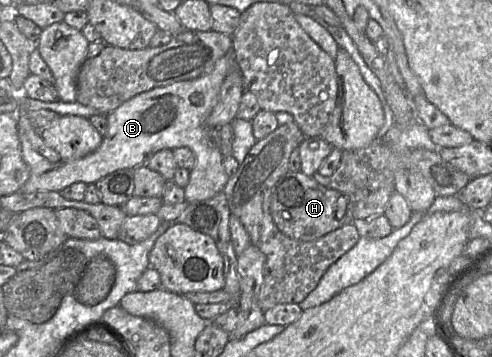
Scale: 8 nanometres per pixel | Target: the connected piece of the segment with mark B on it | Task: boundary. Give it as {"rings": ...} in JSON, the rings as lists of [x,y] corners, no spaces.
{"rings":[[[231,51],[217,60],[209,72],[198,78],[180,81],[165,87],[157,87],[127,100],[114,111],[107,114],[107,130],[102,138],[100,146],[92,153],[69,162],[59,161],[57,163],[52,163],[34,149],[34,136],[36,133],[40,133],[40,131],[35,128],[29,120],[27,112],[24,111],[20,93],[18,97],[17,128],[22,157],[29,167],[30,176],[18,192],[24,194],[39,191],[59,192],[76,182],[83,182],[85,184],[96,183],[101,178],[119,169],[134,169],[140,165],[146,164],[147,160],[159,150],[173,150],[179,147],[190,148],[194,152],[196,158],[195,166],[190,171],[190,179],[184,188],[185,201],[188,203],[201,201],[222,192],[229,176],[224,169],[224,157],[218,147],[218,130],[209,129],[206,126],[206,119],[218,101],[222,83],[232,68],[232,60],[233,54]]]}

